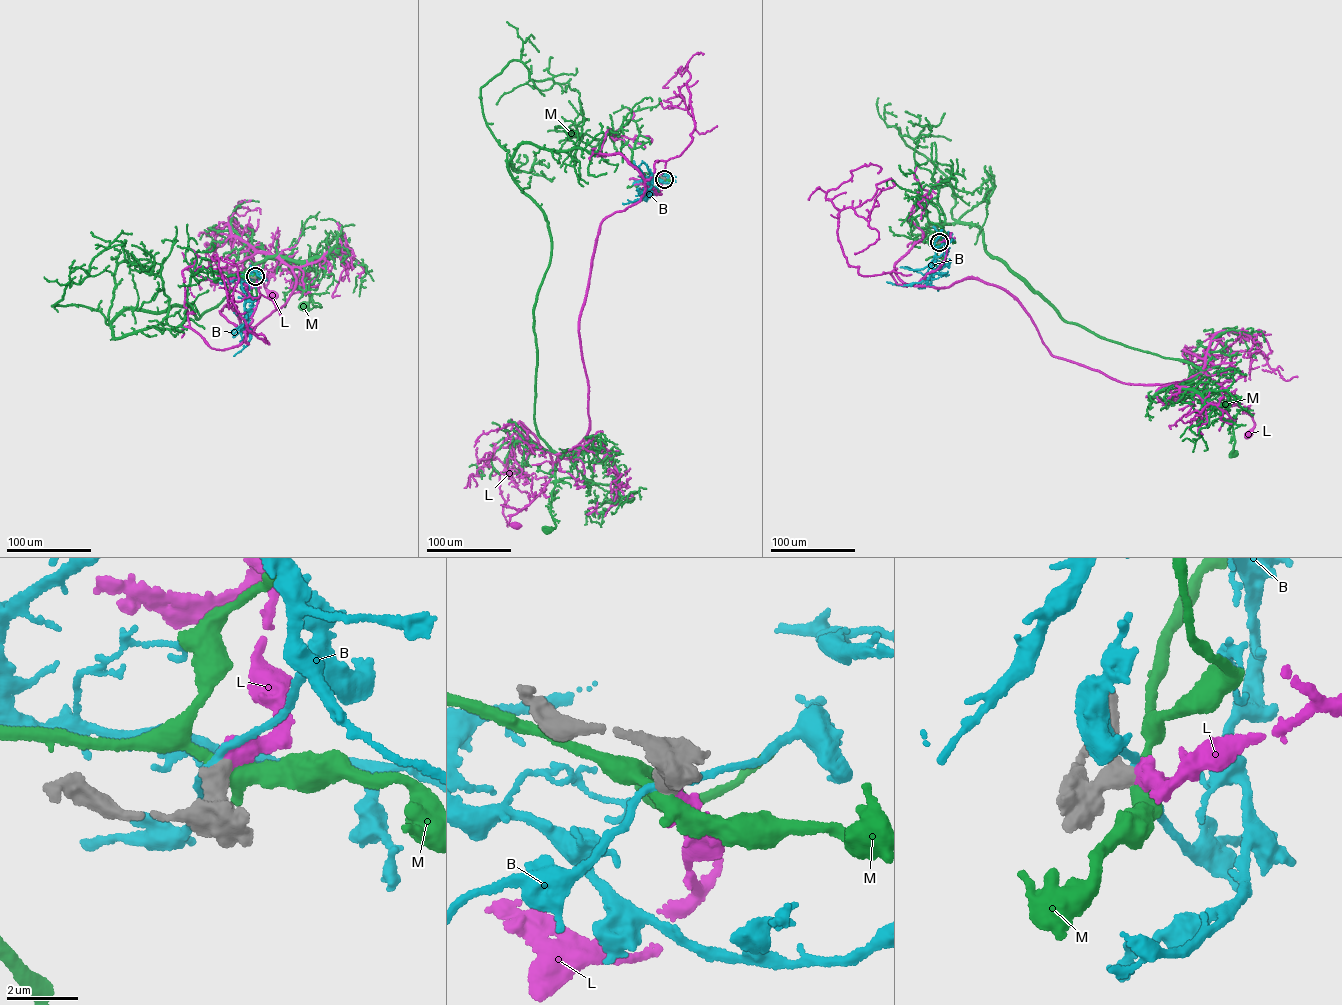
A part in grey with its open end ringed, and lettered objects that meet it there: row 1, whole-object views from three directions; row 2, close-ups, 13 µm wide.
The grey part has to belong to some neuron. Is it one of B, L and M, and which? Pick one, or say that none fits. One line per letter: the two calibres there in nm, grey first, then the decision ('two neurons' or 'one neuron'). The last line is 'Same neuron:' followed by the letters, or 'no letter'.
B: calibres 600 and 200 nm; two neurons
L: calibres 600 and 340 nm; one neuron
M: calibres 600 and 380 nm; two neurons
Same neuron: L

